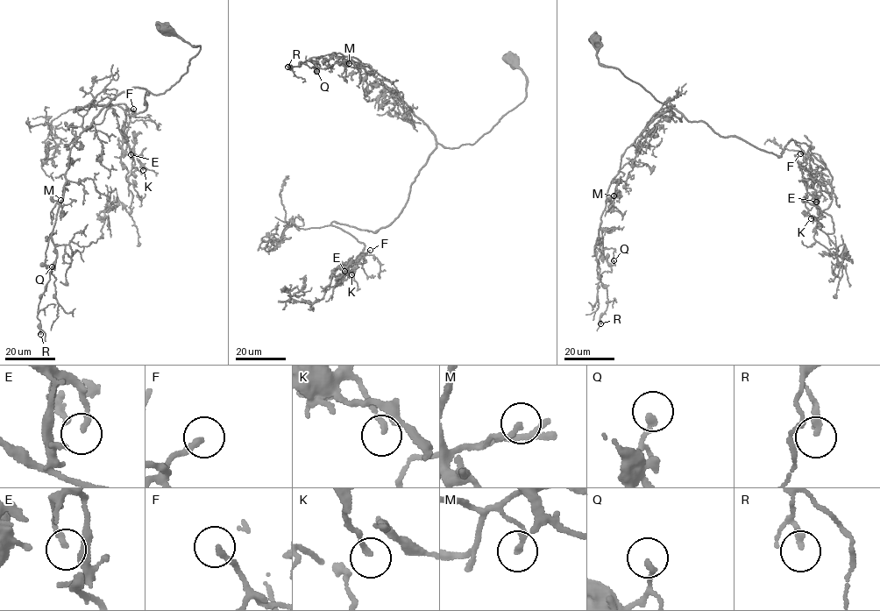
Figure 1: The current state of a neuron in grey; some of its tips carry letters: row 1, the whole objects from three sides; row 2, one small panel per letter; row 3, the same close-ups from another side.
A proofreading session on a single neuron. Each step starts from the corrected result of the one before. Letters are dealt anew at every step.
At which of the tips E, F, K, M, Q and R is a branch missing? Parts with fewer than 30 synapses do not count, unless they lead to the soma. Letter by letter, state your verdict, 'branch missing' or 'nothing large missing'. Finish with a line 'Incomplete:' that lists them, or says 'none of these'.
E: nothing large missing
F: nothing large missing
K: nothing large missing
M: nothing large missing
Q: nothing large missing
R: nothing large missing
Incomplete: none of these

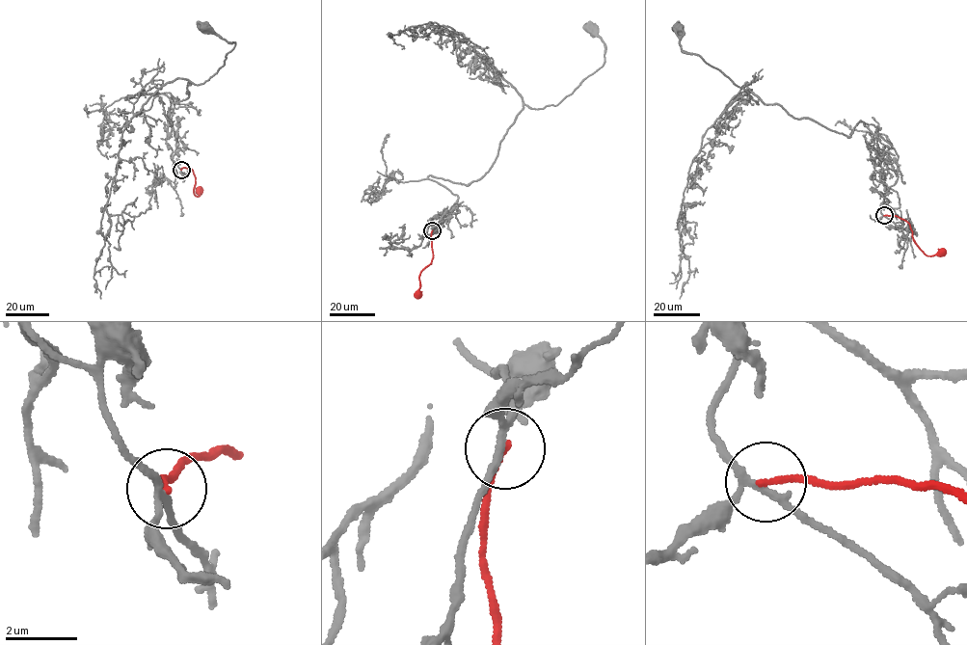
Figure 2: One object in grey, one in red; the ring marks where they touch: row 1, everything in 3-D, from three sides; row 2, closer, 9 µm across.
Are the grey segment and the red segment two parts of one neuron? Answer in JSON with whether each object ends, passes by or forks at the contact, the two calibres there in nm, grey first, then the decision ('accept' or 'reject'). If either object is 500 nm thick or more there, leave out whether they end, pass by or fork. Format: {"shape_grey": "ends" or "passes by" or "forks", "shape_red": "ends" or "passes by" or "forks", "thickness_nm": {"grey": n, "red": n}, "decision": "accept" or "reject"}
{"shape_grey": "forks", "shape_red": "ends", "thickness_nm": {"grey": 170, "red": 180}, "decision": "reject"}

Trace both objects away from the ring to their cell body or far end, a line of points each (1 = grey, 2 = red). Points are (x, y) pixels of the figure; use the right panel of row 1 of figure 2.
1: (884, 215), (898, 156), (882, 138), (861, 120), (849, 137), (756, 104), (683, 52), (677, 30)
2: (884, 215), (897, 216), (906, 220), (914, 242), (926, 255), (941, 253)

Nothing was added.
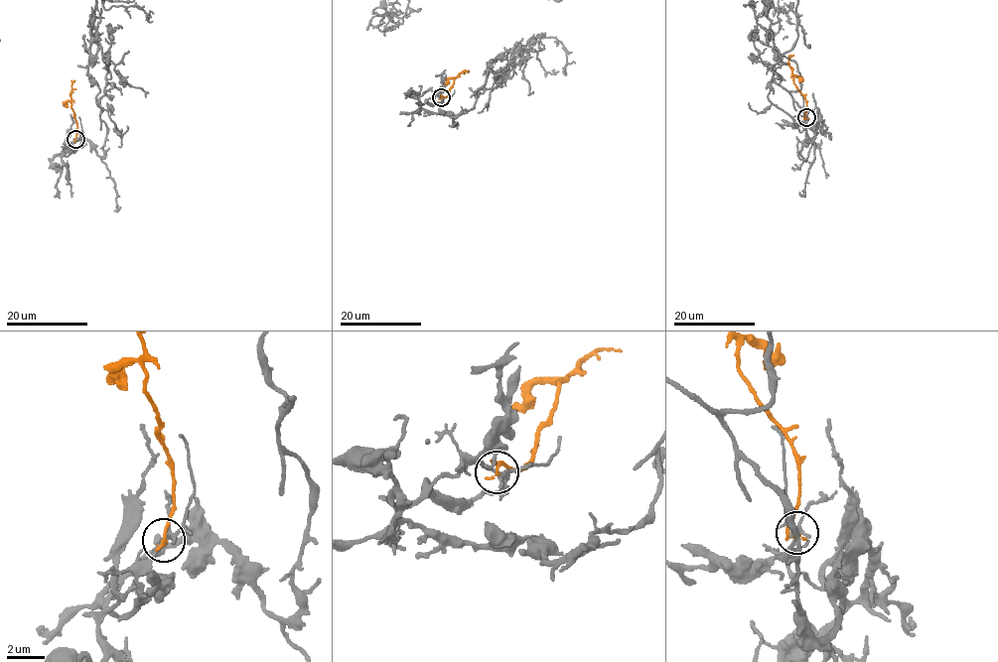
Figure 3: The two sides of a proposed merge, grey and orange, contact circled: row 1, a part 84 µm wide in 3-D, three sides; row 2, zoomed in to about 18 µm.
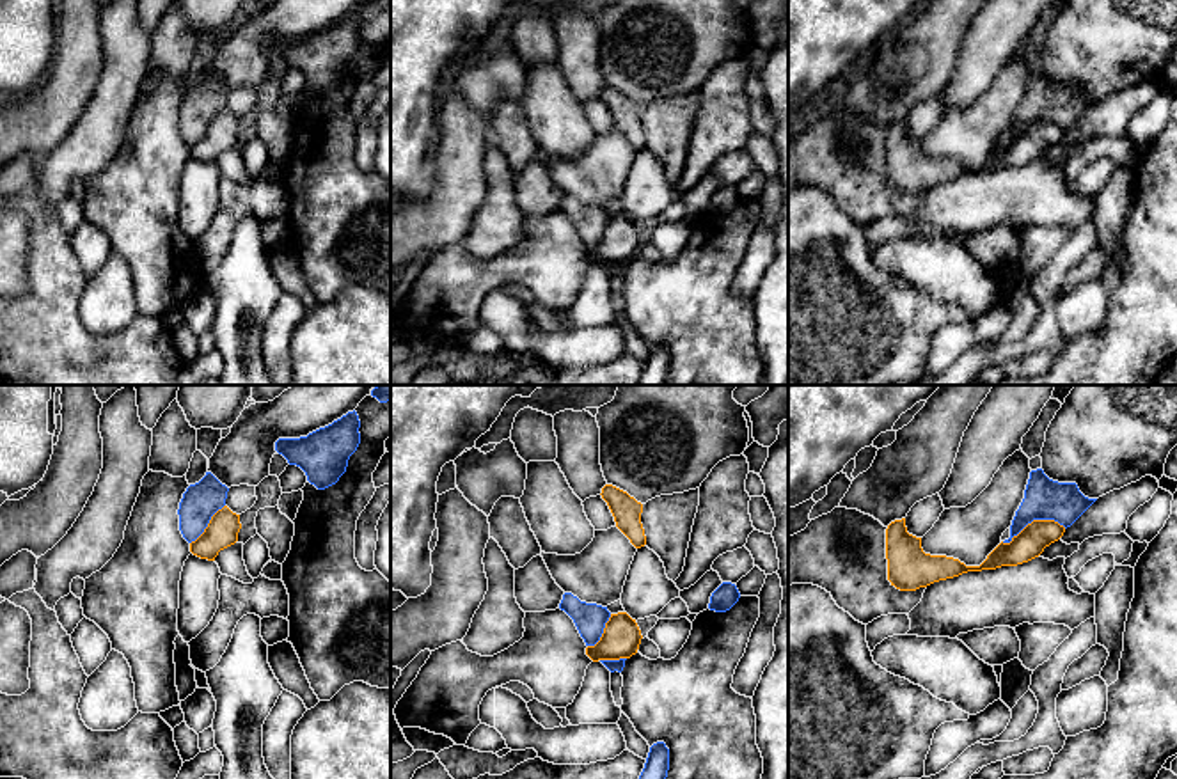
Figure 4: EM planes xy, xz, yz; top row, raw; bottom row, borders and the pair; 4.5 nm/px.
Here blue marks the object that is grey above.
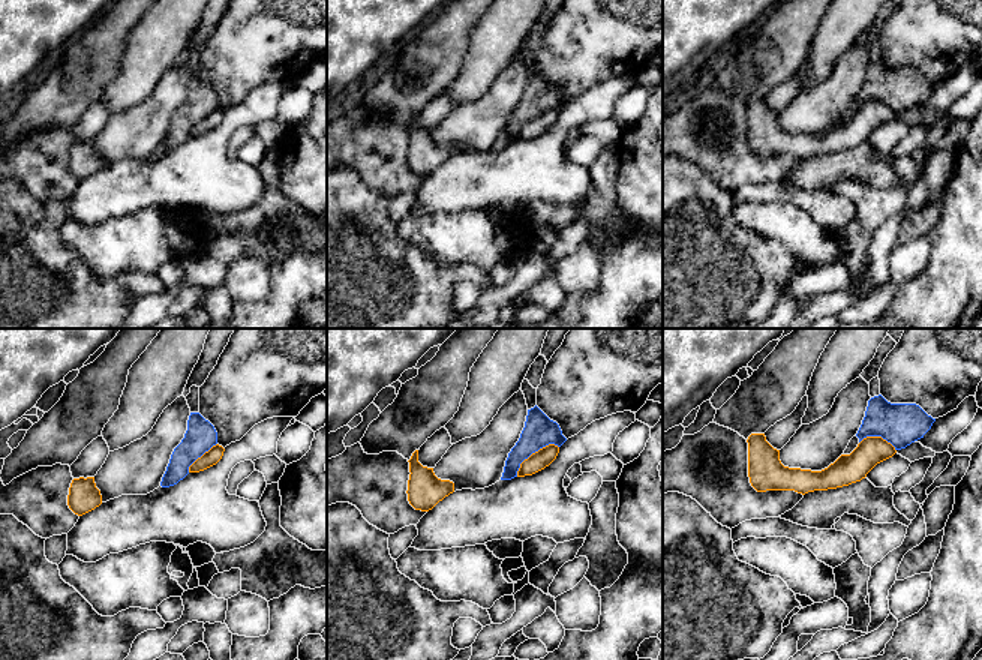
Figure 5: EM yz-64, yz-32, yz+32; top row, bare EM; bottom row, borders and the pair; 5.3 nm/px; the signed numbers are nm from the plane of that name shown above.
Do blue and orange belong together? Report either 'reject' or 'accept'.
reject

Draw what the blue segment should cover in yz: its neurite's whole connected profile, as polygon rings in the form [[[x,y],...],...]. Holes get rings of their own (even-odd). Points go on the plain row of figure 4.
[[[1042,71],[1031,73],[1024,101],[1010,128],[1010,146],[1033,122],[1055,122],[1070,130],[1097,101],[1085,99],[1076,85],[1049,82]]]

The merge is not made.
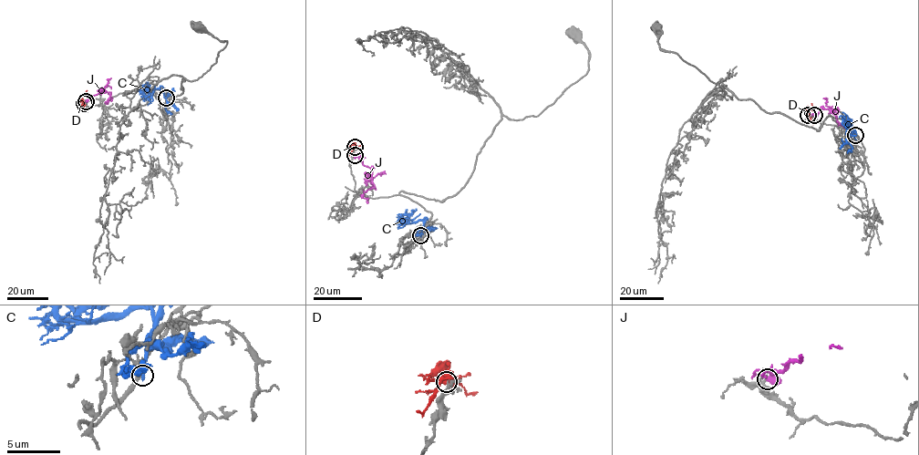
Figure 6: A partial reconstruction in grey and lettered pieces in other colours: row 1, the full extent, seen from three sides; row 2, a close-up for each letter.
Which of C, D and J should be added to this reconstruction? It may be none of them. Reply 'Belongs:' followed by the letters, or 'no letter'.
Belongs: no letter

